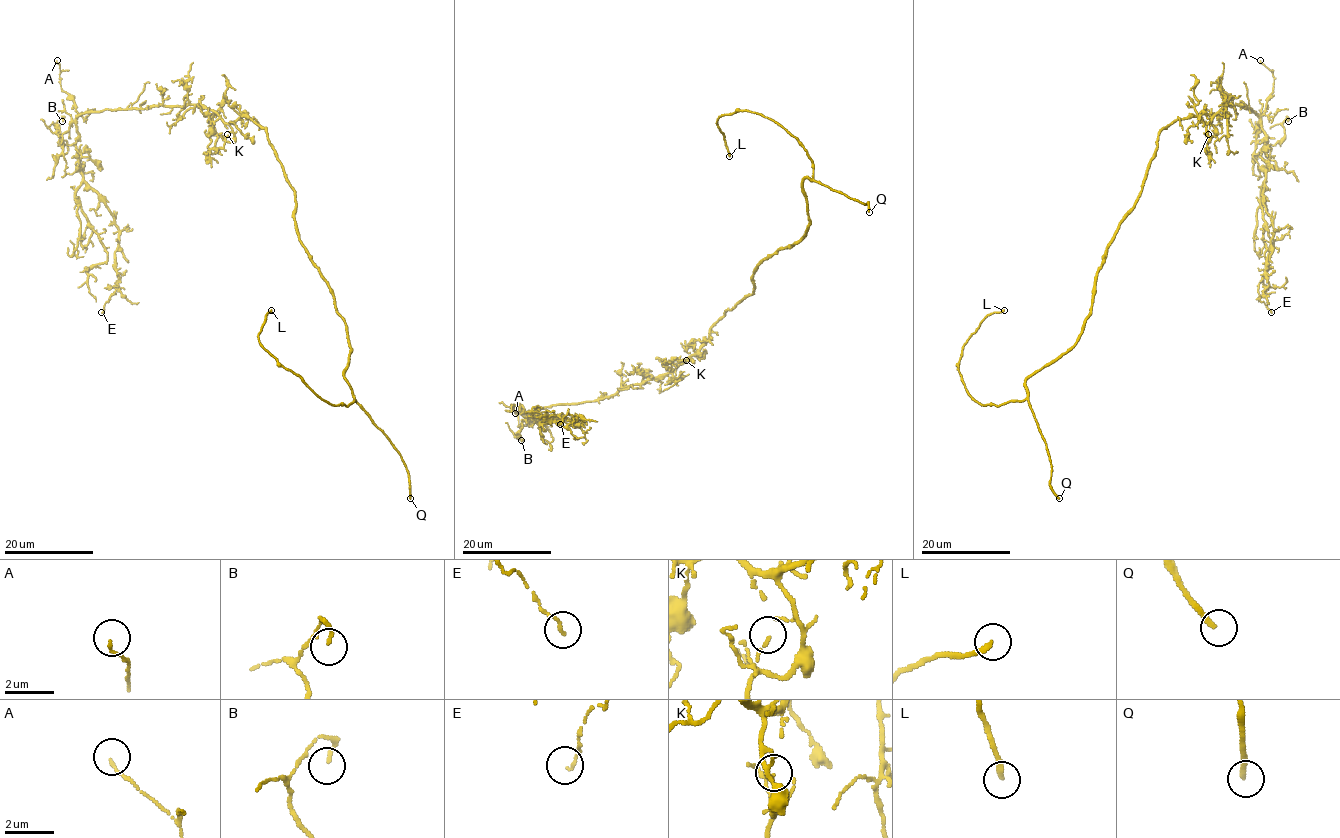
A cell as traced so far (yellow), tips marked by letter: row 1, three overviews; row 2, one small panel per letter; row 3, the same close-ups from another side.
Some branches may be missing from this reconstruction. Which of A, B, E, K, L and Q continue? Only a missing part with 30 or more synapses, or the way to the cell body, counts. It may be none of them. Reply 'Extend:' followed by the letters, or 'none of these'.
Extend: L, Q

